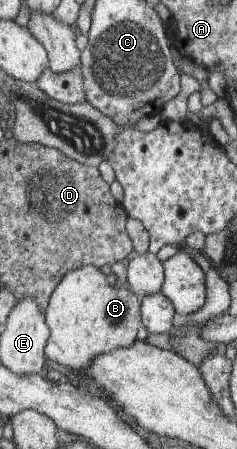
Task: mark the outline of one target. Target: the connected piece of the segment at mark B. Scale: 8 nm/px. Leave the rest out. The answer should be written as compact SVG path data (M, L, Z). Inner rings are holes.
M85 264L70 271L58 283L45 311L51 331L47 357L71 369L88 369L99 354L131 347L143 325L142 302L130 286L111 285L99 266Z

